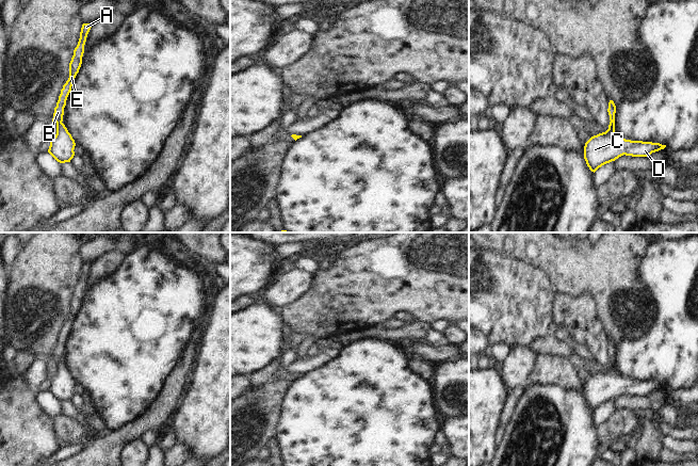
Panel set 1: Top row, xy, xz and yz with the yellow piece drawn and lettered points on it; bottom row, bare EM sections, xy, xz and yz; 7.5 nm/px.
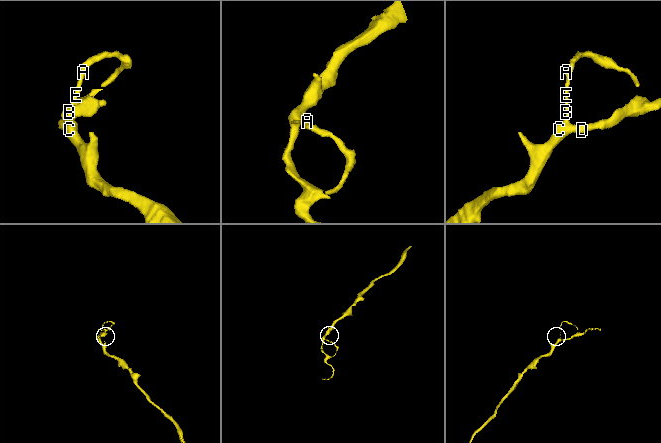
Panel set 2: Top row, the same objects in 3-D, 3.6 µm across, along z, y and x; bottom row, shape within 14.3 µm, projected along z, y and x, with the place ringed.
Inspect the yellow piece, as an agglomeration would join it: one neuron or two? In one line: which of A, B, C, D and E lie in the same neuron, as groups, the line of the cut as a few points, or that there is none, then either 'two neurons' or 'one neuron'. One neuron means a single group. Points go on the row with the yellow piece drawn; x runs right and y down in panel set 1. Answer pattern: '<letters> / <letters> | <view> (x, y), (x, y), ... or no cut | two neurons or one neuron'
A B C D E | no cut | one neuron

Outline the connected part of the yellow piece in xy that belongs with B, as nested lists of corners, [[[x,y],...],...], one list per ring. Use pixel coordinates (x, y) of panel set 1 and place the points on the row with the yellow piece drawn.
[[[90,23],[82,25],[79,42],[74,50],[74,55],[69,63],[69,78],[63,85],[59,100],[56,102],[56,107],[54,108],[52,122],[56,124],[56,134],[50,141],[48,152],[60,163],[70,162],[75,156],[75,140],[62,122],[67,97],[71,91],[74,80],[82,64],[84,45],[91,28],[92,25]]]

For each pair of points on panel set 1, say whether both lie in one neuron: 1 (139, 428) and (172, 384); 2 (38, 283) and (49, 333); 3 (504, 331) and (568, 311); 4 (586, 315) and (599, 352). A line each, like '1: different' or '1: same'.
1: same
2: same
3: different
4: same

